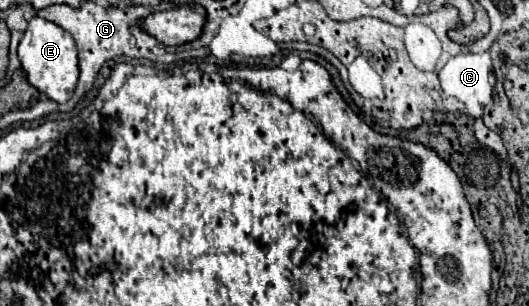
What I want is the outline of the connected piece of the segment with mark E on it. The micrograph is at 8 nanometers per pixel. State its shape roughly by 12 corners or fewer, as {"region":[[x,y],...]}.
{"region":[[34,16],[18,58],[34,88],[60,104],[78,84],[70,32]]}

